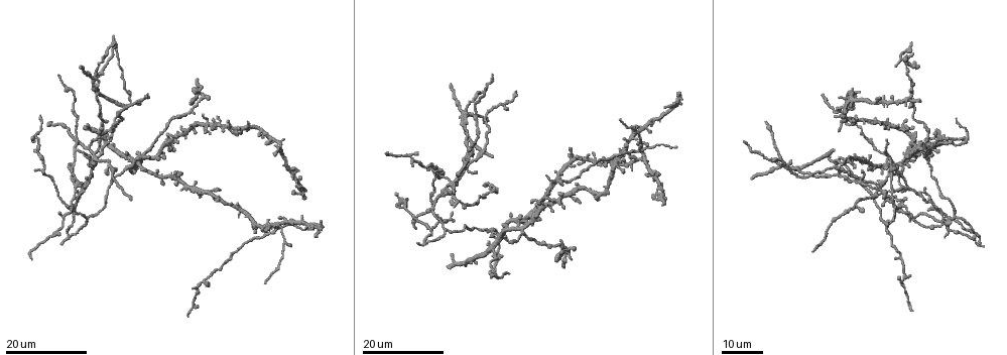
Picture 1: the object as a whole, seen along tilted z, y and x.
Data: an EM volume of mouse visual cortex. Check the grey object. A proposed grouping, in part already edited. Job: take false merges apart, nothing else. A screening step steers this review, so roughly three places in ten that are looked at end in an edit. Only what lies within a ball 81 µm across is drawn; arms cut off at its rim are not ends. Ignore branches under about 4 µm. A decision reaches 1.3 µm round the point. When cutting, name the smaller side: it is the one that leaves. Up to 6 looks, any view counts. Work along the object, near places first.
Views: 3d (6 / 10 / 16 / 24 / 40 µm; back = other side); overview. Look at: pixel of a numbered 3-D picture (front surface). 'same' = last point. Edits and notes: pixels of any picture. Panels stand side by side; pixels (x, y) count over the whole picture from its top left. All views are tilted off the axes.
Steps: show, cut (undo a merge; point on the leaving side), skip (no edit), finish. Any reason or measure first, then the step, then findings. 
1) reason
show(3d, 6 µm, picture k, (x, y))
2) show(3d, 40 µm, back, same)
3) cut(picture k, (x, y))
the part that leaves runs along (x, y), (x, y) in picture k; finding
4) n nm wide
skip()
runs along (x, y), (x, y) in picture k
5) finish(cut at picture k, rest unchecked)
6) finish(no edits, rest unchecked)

three arms meet
show(3d, 24 µm, picture 1, (498, 234))

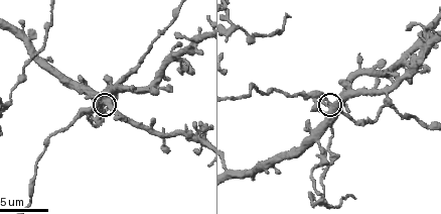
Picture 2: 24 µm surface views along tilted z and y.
show(3d, 10 µm, picture 2, (108, 103))

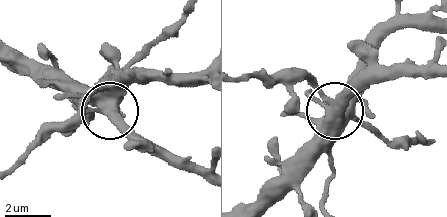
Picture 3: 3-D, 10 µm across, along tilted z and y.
440 nm wide
skip()
runs along (284, 75), (306, 78), (308, 93), (337, 110), (383, 77) in picture 3; one neuron here

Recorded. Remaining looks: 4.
thin arm on a thick one
show(3d, 10 µm, picture 2, (8, 101))

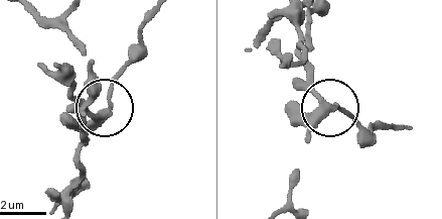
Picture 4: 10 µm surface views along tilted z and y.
show(3d, 10 µm, back, picture 4, (104, 112))

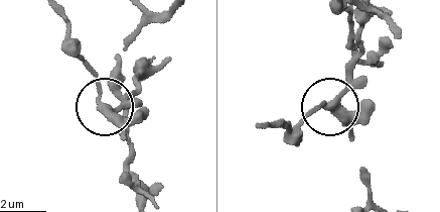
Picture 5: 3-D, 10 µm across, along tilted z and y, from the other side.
skip()
runs along (379, 64), (341, 12), (358, 29), (352, 78), (300, 119) in picture 5; continuous, no second neuron

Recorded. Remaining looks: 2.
branch point
show(3d, 16 µm, picture 1, (73, 151))

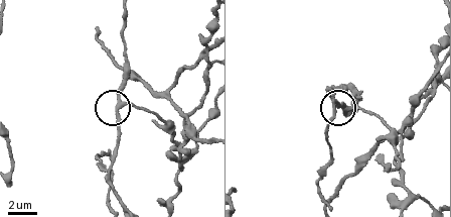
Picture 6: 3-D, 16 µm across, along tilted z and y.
show(3d, 6 µm, picture 6, (119, 104))

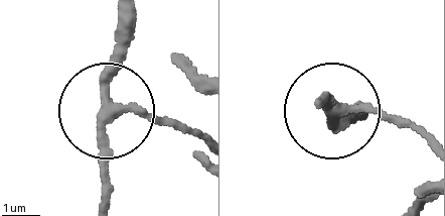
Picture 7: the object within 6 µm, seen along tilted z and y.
240 nm wide
skip()
continuous, no second neuron

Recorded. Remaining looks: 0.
finish(no edits, rest unchecked)

